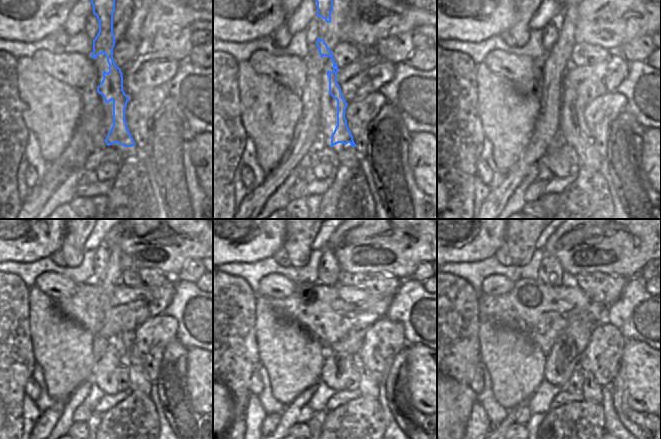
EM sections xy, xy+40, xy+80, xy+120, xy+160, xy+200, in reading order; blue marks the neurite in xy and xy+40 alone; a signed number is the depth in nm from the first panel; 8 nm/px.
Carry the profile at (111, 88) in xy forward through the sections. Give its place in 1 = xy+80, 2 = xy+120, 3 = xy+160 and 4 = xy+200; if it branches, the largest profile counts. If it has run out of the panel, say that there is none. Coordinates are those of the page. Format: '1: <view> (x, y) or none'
1: xy+80 (574, 131)
2: xy+120 (140, 382)
3: xy+160 (369, 388)
4: xy+200 (592, 392)

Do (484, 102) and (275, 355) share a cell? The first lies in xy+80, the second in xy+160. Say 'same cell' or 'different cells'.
same cell

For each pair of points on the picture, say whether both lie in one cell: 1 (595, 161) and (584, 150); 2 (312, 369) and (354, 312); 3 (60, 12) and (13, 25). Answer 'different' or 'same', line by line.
1: same
2: different
3: same

